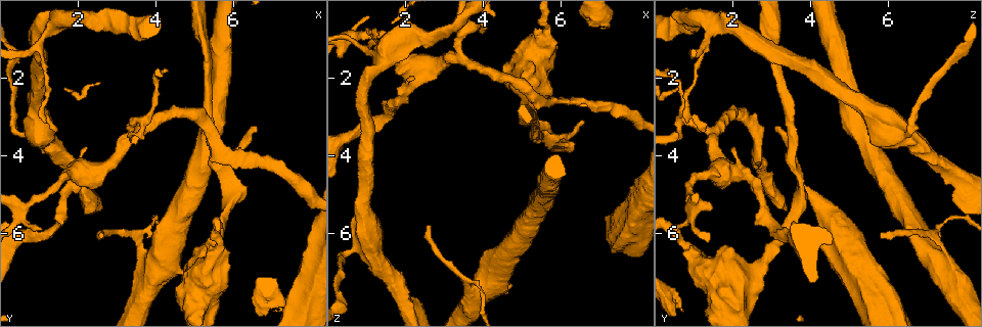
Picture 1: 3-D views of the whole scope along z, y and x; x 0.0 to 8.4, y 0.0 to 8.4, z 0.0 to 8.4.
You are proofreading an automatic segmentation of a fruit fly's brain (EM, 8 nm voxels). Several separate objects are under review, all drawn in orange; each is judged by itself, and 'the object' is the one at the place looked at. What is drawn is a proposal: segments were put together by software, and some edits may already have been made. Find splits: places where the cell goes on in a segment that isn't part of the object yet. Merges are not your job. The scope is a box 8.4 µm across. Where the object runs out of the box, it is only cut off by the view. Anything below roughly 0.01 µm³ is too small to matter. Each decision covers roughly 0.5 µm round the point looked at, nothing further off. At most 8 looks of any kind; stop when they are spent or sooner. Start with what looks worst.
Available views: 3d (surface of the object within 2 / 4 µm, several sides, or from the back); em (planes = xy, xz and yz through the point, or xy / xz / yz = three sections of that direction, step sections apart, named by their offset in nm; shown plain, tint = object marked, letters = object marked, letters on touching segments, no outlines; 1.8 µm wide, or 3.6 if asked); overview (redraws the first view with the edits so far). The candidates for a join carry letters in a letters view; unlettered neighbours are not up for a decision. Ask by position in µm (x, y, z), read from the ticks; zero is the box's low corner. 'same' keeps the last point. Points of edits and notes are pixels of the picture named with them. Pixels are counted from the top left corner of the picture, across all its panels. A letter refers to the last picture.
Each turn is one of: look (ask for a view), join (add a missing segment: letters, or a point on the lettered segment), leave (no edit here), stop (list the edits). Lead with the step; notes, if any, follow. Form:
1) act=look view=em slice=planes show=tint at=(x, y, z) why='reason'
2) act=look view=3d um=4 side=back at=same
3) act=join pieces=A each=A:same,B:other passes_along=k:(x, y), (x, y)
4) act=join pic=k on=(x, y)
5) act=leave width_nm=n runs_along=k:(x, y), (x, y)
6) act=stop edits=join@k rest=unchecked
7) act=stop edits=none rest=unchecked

act=look view=em slice=planes show=letters at=(2.60, 6.10, 5.75) why='thin end'

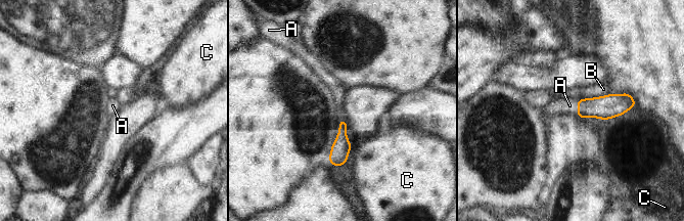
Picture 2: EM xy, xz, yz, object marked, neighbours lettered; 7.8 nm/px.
act=join pieces=A longest_contact=B:220nm each=A:same,B:other,C:other found='it goes on there'

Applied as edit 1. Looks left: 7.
act=look view=em um=3.6 slice=planes show=plain at=(6.55, 3.35, 3.10) why='thin end'

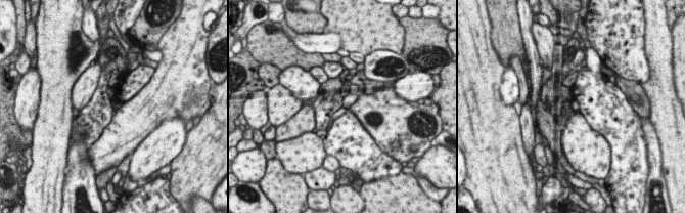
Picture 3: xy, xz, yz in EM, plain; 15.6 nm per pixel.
act=look view=em um=3.6 slice=planes show=letters at=same

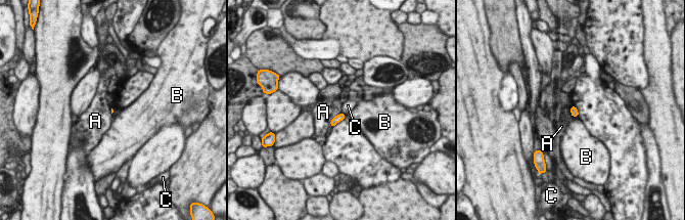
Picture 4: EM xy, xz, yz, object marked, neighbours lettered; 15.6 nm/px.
act=leave longest_contact=A:260nm each=A:other,B:other,C:other found='none of them fits'

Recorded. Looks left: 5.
act=look view=3d um=2 at=(1.40, 0.65, 1.65) why='arms part here'

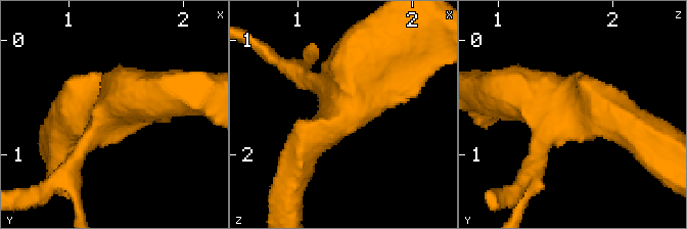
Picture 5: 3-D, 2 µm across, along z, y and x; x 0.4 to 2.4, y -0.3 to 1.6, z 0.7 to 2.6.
act=look view=em slice=planes show=plain at=(1.44, 0.60, 1.62) why='shape alone is not enough'

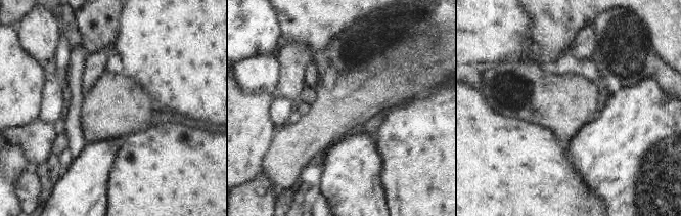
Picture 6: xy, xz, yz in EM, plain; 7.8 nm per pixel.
act=look view=em slice=planes show=letters at=same why='see the neighbours'

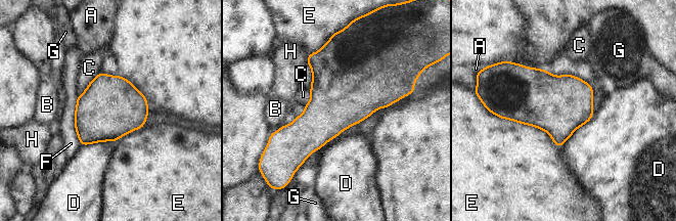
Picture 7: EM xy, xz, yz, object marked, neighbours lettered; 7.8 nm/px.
act=leave longest_contact=E:600nm each=A:other,B:other,C:other,D:other,E:other,F:other,G:other,H:other border=7:(593, 113), (560, 146) found='no lettered segment goes on from it'

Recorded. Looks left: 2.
act=look view=em slice=xy step=8 show=tint at=(2.20, 3.85, 1.95) why='free end'

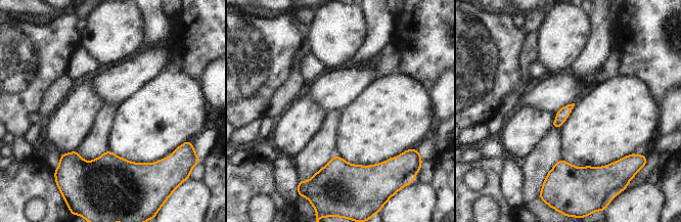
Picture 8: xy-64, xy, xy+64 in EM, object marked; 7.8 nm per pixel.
act=look view=em slice=xz step=4 show=letters at=same why='another direction'

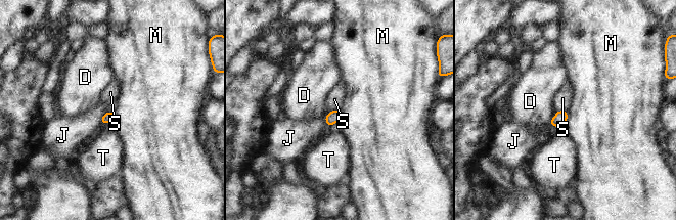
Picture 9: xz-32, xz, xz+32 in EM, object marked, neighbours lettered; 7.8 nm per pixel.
act=leave each=D:other,J:other,M:other,S:other,T:other border=9:(567, 110), (556, 112) found='none of them fits'

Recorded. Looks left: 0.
act=stop edits=join@2 rest=unchecked

